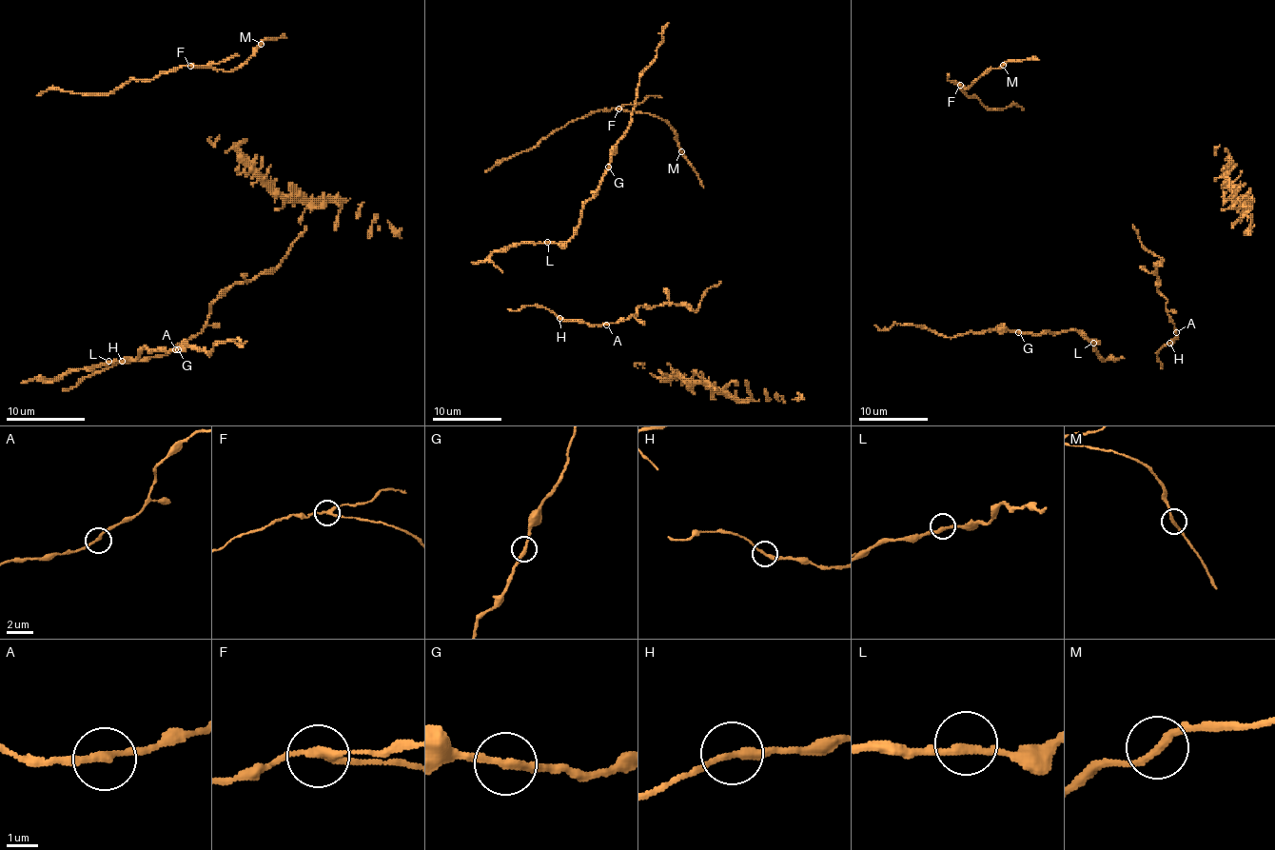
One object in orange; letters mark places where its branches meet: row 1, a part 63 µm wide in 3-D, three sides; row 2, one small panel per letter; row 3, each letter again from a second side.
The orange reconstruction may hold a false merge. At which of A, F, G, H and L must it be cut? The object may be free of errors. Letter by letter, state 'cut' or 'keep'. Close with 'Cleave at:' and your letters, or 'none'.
A: keep
F: cut
G: keep
H: keep
L: keep
Cleave at: F

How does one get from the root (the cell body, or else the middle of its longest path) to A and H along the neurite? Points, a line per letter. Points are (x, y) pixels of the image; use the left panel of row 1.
A: (221, 295), (211, 306), (205, 327), (175, 349)
H: (221, 295), (211, 306), (207, 324), (199, 333), (178, 343), (164, 355), (122, 361)

